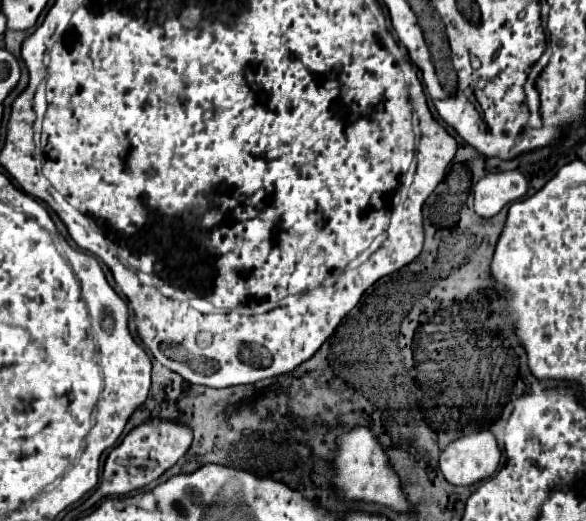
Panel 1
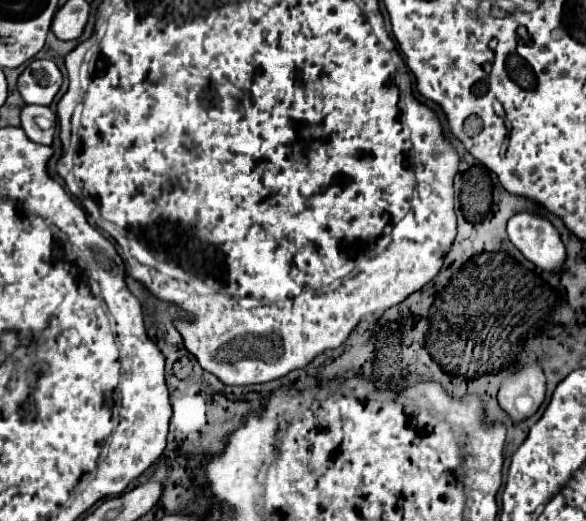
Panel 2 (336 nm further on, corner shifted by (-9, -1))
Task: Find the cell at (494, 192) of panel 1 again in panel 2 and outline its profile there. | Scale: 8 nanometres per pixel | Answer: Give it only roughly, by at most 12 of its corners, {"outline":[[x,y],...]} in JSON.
{"outline":[[517,212],[509,240],[535,266],[565,260],[555,226],[539,212]]}

